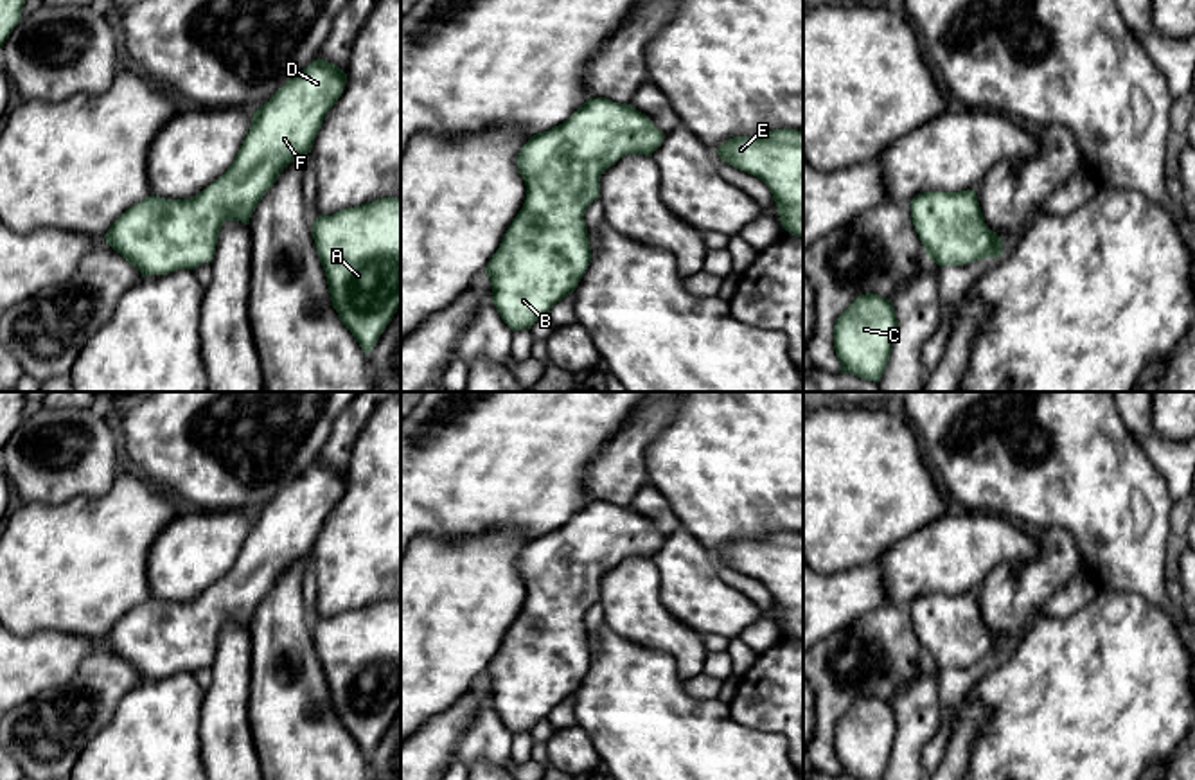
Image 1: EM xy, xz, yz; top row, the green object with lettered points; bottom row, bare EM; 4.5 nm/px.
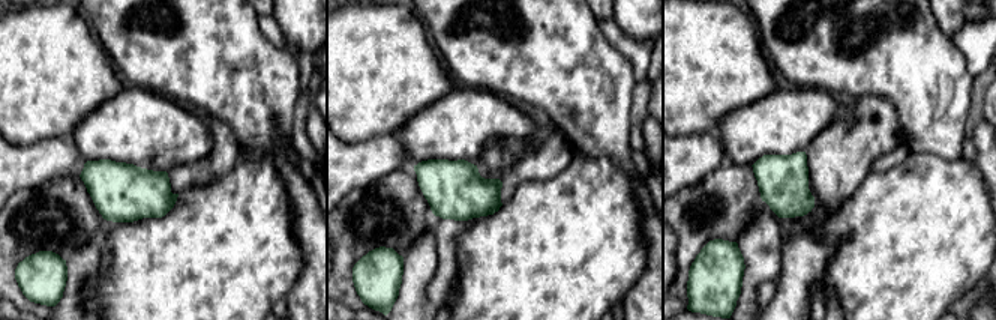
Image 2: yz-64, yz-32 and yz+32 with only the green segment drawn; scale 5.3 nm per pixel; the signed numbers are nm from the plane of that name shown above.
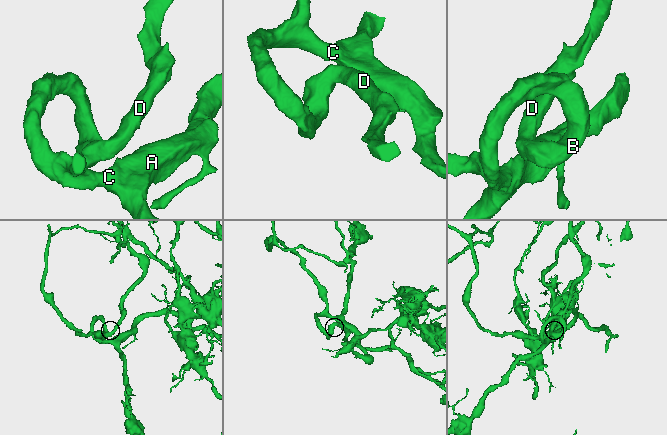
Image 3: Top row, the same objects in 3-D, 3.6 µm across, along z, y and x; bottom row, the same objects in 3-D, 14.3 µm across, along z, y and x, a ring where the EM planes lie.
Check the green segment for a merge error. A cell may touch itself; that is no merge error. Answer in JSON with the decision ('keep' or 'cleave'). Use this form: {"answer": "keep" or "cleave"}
{"answer": "keep"}

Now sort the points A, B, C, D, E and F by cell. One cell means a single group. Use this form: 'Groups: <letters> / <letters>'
Groups: A B C D E F

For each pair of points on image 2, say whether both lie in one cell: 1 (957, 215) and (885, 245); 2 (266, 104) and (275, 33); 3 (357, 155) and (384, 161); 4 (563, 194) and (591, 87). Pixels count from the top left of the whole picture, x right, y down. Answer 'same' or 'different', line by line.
1: same
2: different
3: same
4: different

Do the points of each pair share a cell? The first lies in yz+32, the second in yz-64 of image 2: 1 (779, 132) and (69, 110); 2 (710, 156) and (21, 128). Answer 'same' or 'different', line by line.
1: different
2: different

